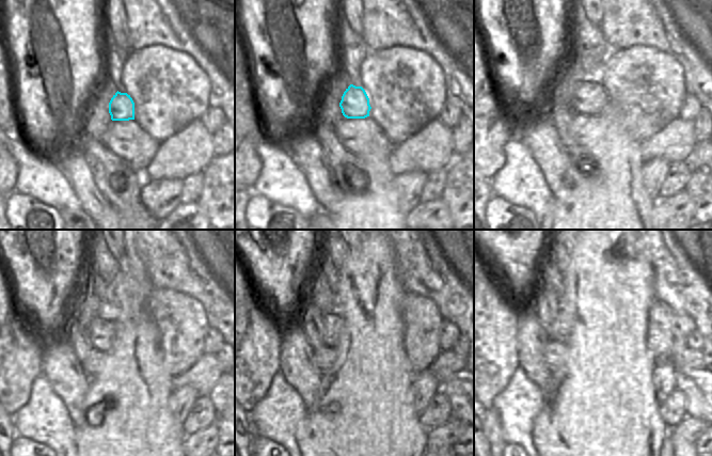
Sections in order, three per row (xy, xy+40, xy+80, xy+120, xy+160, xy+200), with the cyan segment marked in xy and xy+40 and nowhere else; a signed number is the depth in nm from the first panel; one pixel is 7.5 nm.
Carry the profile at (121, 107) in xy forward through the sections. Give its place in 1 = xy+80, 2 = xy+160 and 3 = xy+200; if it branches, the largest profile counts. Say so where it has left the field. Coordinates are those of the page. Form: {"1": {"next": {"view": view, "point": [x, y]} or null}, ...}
{"1": {"next": {"view": "xy+80", "point": [589, 98]}}, "2": {"next": {"view": "xy+160", "point": [330, 327]}}, "3": {"next": {"view": "xy+200", "point": [559, 329]}}}

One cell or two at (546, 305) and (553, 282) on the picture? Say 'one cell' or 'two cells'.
one cell

